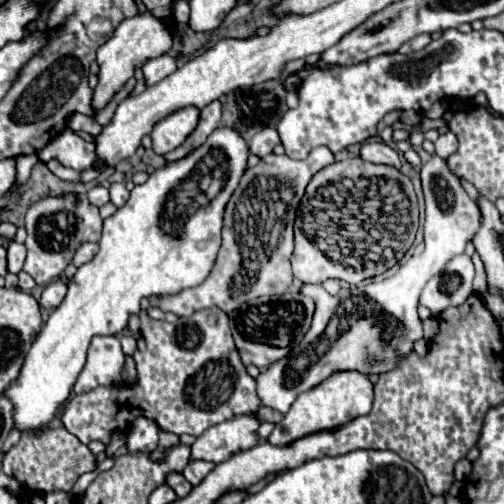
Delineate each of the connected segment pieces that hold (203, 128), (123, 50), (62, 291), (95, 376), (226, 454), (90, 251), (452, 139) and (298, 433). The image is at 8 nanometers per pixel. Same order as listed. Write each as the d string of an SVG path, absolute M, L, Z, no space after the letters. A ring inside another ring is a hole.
M214 101L214 103L210 103L208 107L204 107L202 111L200 111L200 123L198 123L198 127L194 129L194 133L178 147L178 149L174 149L174 151L170 151L168 155L164 155L164 159L166 159L166 163L172 163L172 161L180 161L180 159L184 159L186 155L190 155L194 149L198 149L206 139L208 139L208 135L220 125L220 101Z
M144 13L120 23L120 27L116 29L116 35L108 39L108 43L104 43L98 51L100 73L98 73L98 85L92 97L92 111L94 113L102 111L112 101L112 97L124 87L124 83L134 77L136 69L140 69L146 61L168 53L170 47L172 47L170 31L152 13Z
M64 279L52 281L52 283L44 289L44 293L42 293L42 299L40 299L42 307L46 307L46 309L58 307L58 305L62 303L62 299L66 297L66 291L68 291L68 285L66 285Z
M96 337L88 349L88 359L74 393L92 391L96 387L120 387L124 369L124 351L118 337Z
M256 413L238 415L236 419L230 419L230 421L224 421L220 425L214 425L214 427L204 431L204 435L200 435L194 441L194 445L192 445L192 459L224 463L232 455L236 455L240 451L248 451L248 449L252 449L252 447L256 447L260 443L260 437L258 437L258 427L260 425L262 425L262 419Z
M84 243L78 251L76 251L76 255L74 255L74 265L76 267L80 267L80 265L84 265L84 263L88 263L88 261L92 261L94 259L94 255L96 255L96 251L98 251L98 243Z
M444 133L438 137L438 141L434 143L436 147L436 155L442 157L442 159L448 159L448 155L452 155L458 147L458 139L454 133Z
M340 371L336 375L330 375L324 383L316 385L312 391L298 395L290 411L274 427L272 435L268 437L268 443L276 447L284 447L320 431L336 431L348 425L352 419L360 415L368 415L372 409L372 399L374 399L372 383L366 375L356 375L356 371Z

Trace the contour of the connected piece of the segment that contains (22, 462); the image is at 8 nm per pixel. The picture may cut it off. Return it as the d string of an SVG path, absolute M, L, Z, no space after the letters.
M48 429L42 435L34 437L32 433L22 433L20 441L6 453L2 461L2 471L16 481L20 481L32 493L52 493L66 491L70 493L80 475L96 469L96 455L84 445L76 435L66 429Z

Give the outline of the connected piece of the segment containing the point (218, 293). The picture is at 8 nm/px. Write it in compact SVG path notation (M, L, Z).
M316 147L302 161L276 153L260 159L256 167L242 175L240 185L226 205L222 247L212 275L200 287L192 287L188 291L180 291L180 295L164 299L150 299L150 303L162 311L176 313L178 317L190 317L208 307L218 307L224 313L232 313L250 299L284 295L294 281L290 257L294 251L294 217L300 199L304 197L310 179L330 163L334 163L334 155L328 151L328 147Z

